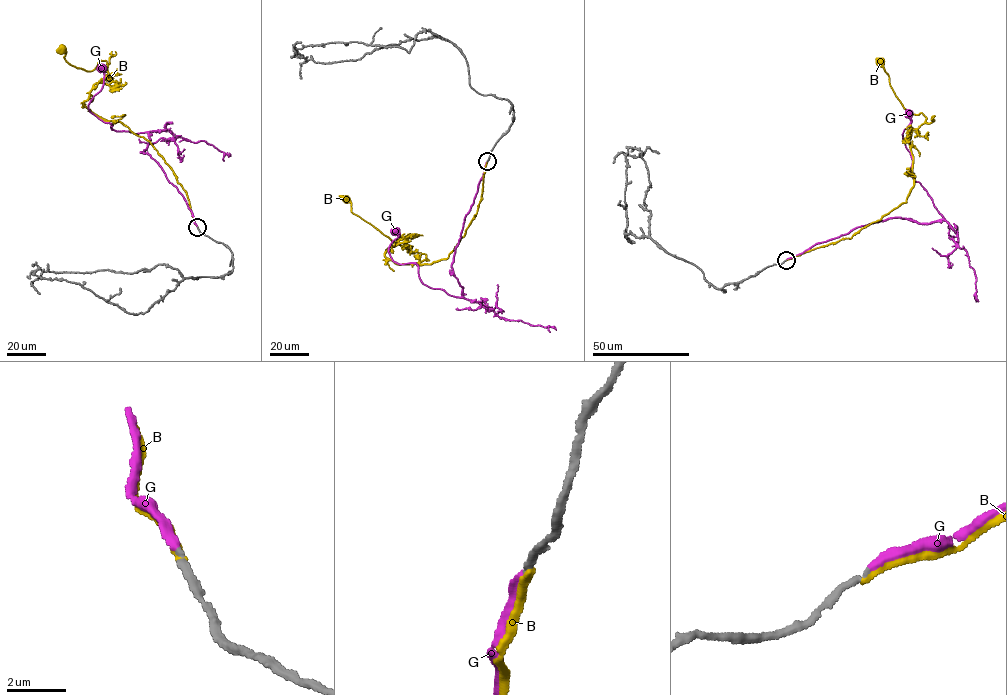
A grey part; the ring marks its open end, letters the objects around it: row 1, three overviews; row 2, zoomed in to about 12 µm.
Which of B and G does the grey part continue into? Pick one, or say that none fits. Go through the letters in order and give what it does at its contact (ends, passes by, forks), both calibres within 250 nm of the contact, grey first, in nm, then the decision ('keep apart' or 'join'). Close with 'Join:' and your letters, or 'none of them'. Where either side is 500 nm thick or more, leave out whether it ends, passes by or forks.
B: it ends; calibres 240 and 280 nm; keep apart
G: it ends; calibres 200 and 240 nm; join
Join: G

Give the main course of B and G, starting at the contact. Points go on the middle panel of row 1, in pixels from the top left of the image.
B: (487, 161), (465, 236), (430, 264), (389, 260), (388, 247), (405, 244), (346, 198)
G: (487, 162), (451, 266), (462, 297), (424, 285), (415, 263), (392, 260), (389, 245), (399, 236), (395, 231)

